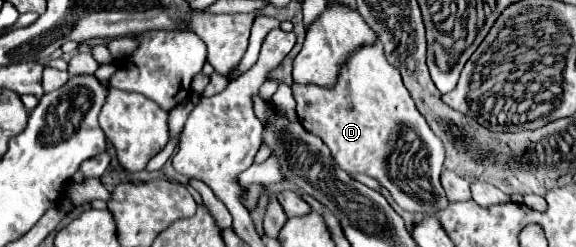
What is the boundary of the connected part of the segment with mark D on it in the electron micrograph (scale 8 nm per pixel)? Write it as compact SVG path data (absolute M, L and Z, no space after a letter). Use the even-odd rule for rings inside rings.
M376 40L374 46L366 46L366 50L358 50L354 58L342 68L342 78L334 90L298 90L292 84L294 98L298 102L298 118L300 124L314 136L318 136L332 152L332 158L338 168L346 172L362 172L372 176L386 188L394 202L406 212L418 212L422 216L438 216L450 202L440 184L440 172L444 162L444 146L440 138L430 130L426 118L418 112L410 92L406 90L400 72L386 62L382 54L382 44Z

